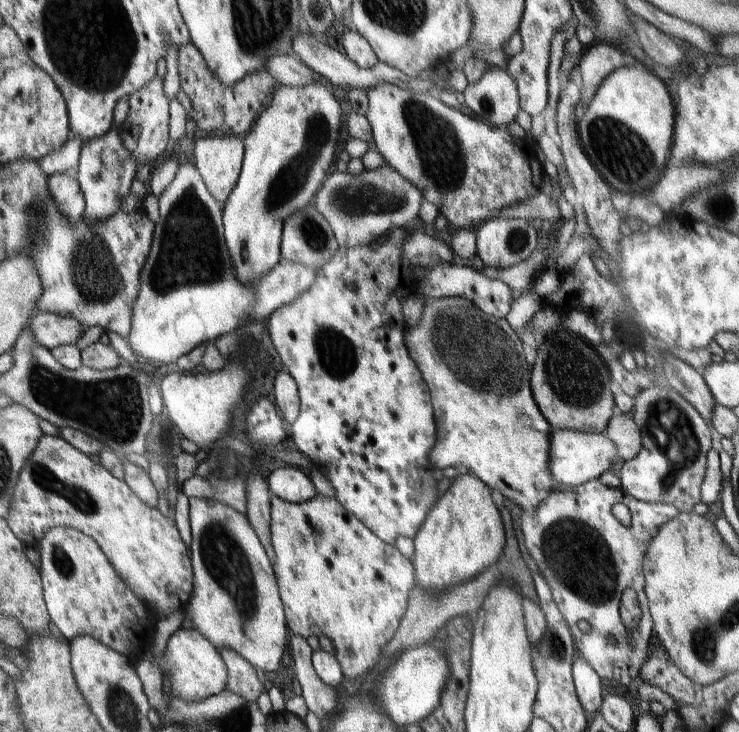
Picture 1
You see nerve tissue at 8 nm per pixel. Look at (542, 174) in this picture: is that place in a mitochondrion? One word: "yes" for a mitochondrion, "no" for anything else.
no

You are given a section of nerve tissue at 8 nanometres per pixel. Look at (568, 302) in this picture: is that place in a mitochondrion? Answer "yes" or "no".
no

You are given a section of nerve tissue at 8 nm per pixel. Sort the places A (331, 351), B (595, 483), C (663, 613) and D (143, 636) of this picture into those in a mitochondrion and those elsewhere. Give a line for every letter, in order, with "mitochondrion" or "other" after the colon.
A: mitochondrion
B: other
C: other
D: other

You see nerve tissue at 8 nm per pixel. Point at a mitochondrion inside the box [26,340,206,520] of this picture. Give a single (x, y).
(84, 502)

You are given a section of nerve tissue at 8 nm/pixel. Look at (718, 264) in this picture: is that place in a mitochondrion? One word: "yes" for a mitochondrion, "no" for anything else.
no

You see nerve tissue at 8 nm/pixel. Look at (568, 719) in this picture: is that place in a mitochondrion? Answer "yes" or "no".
no

